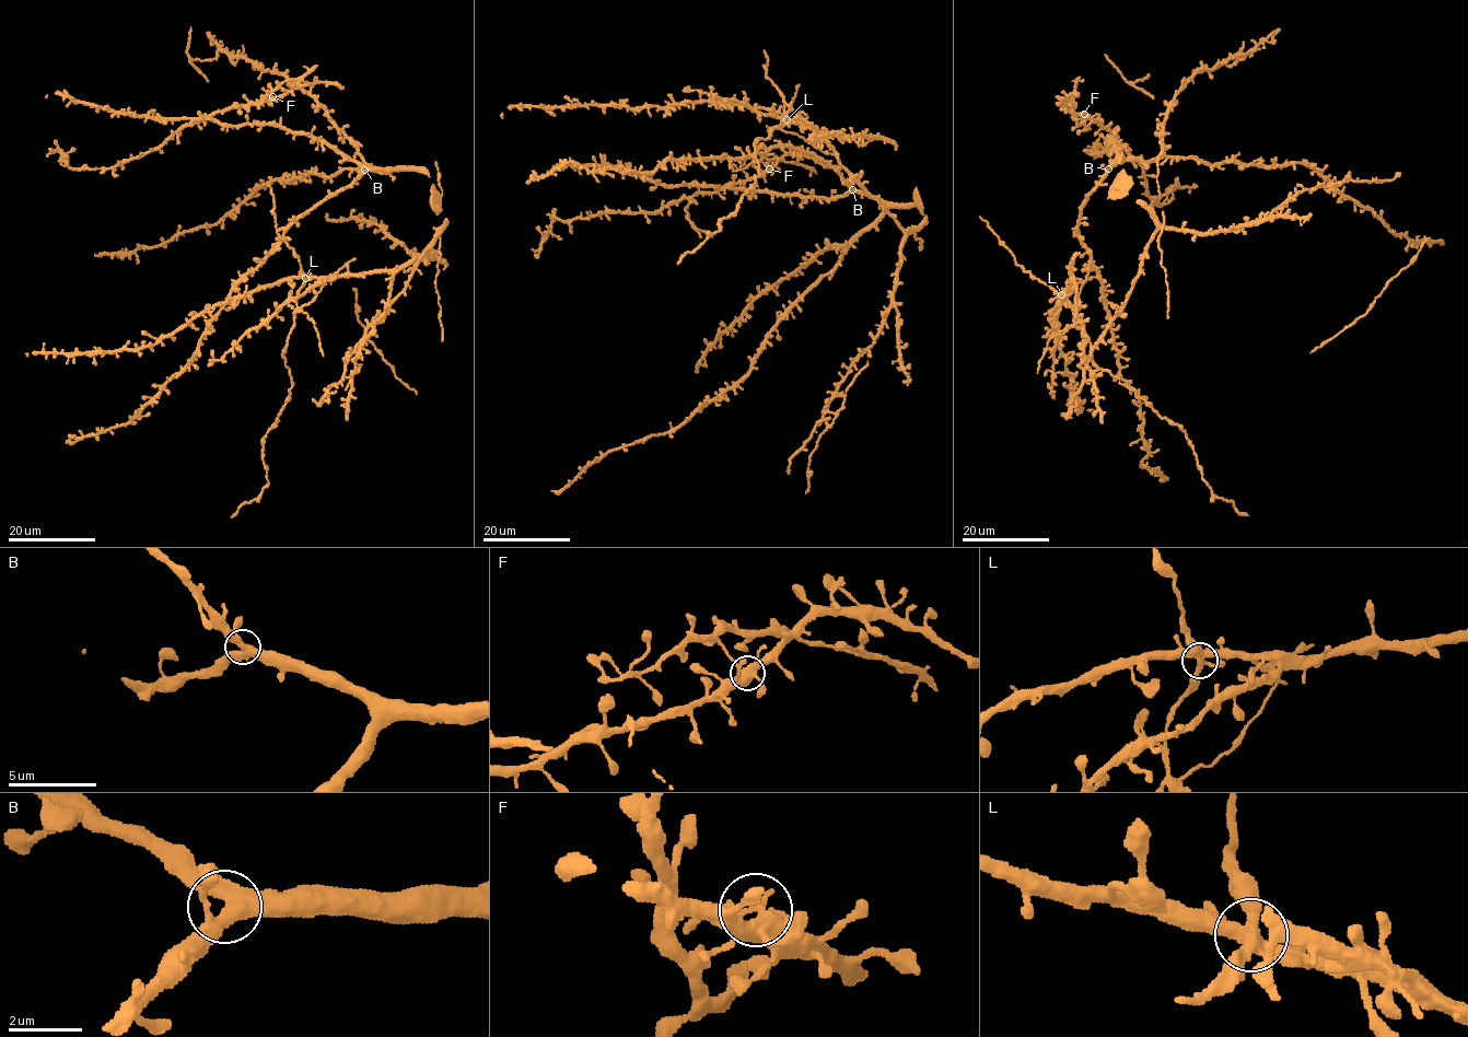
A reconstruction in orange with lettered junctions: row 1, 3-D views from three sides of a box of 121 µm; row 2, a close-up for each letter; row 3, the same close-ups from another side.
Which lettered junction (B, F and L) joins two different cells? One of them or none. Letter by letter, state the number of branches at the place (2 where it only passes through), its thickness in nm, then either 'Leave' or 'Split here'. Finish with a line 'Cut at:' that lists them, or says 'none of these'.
B: Branches: 4. Thickness 420 nm. Leave
F: Branches: 4. Thickness 400 nm. Leave
L: Branches: 4. Thickness 400 nm. Split here
Cut at: L

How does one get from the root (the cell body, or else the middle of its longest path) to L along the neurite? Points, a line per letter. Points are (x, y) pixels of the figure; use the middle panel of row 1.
L: (887, 210), (840, 163), (826, 140), (831, 136), (851, 140), (857, 135), (873, 138), (824, 134), (785, 119)

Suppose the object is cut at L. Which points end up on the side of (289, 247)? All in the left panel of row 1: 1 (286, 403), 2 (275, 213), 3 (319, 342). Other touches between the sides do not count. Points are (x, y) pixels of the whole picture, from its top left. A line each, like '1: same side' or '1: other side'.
1: same side
2: same side
3: same side

